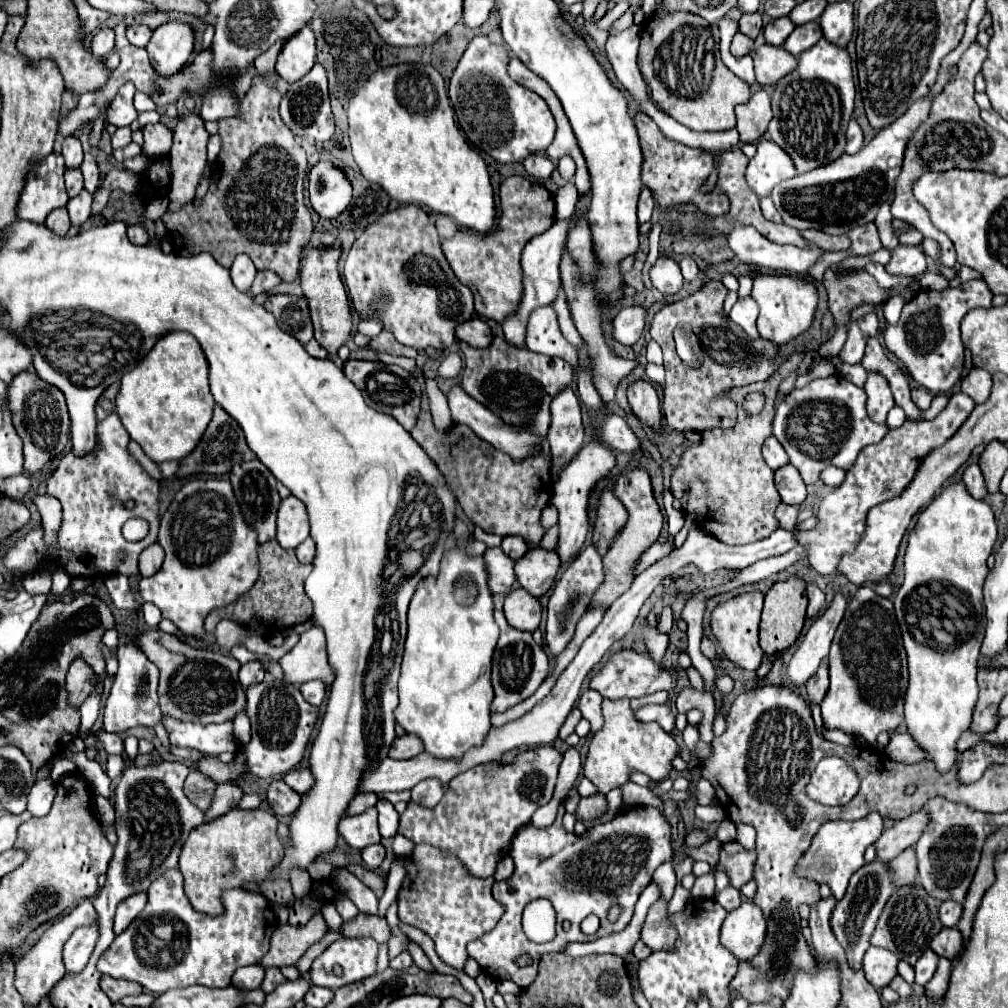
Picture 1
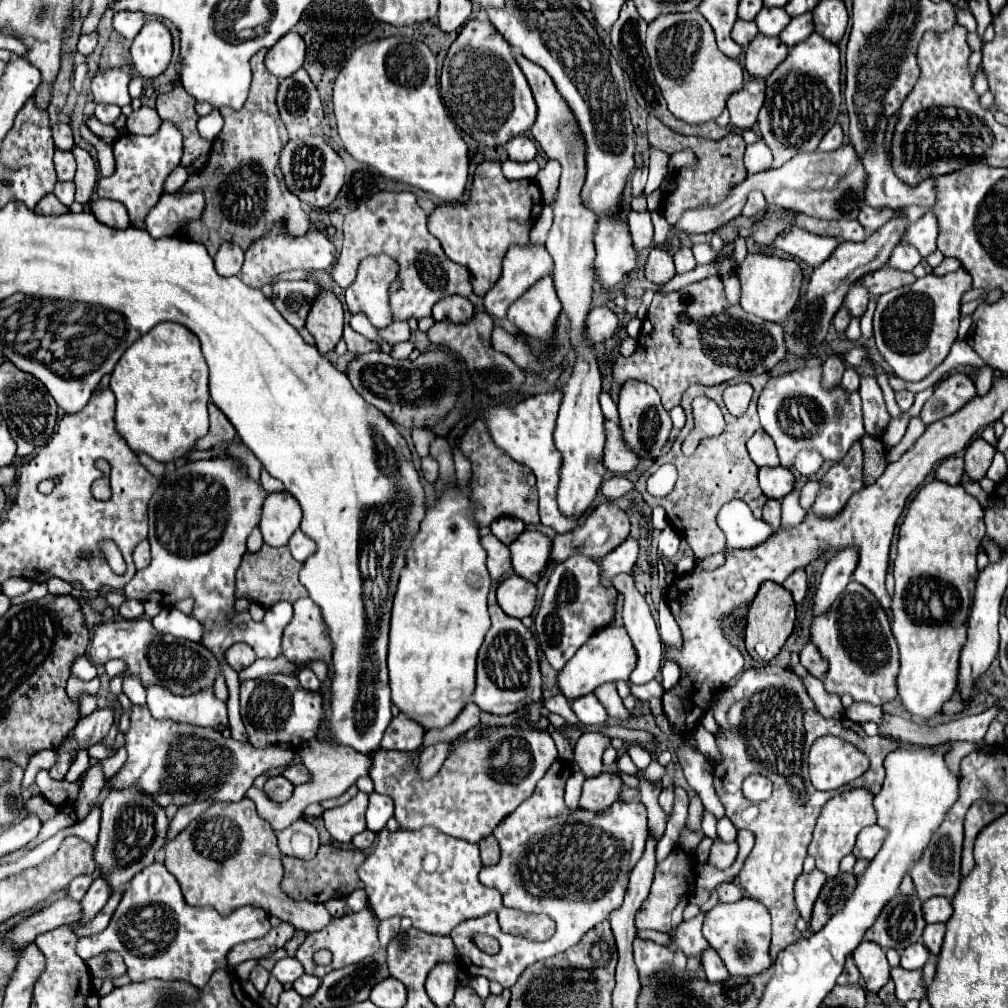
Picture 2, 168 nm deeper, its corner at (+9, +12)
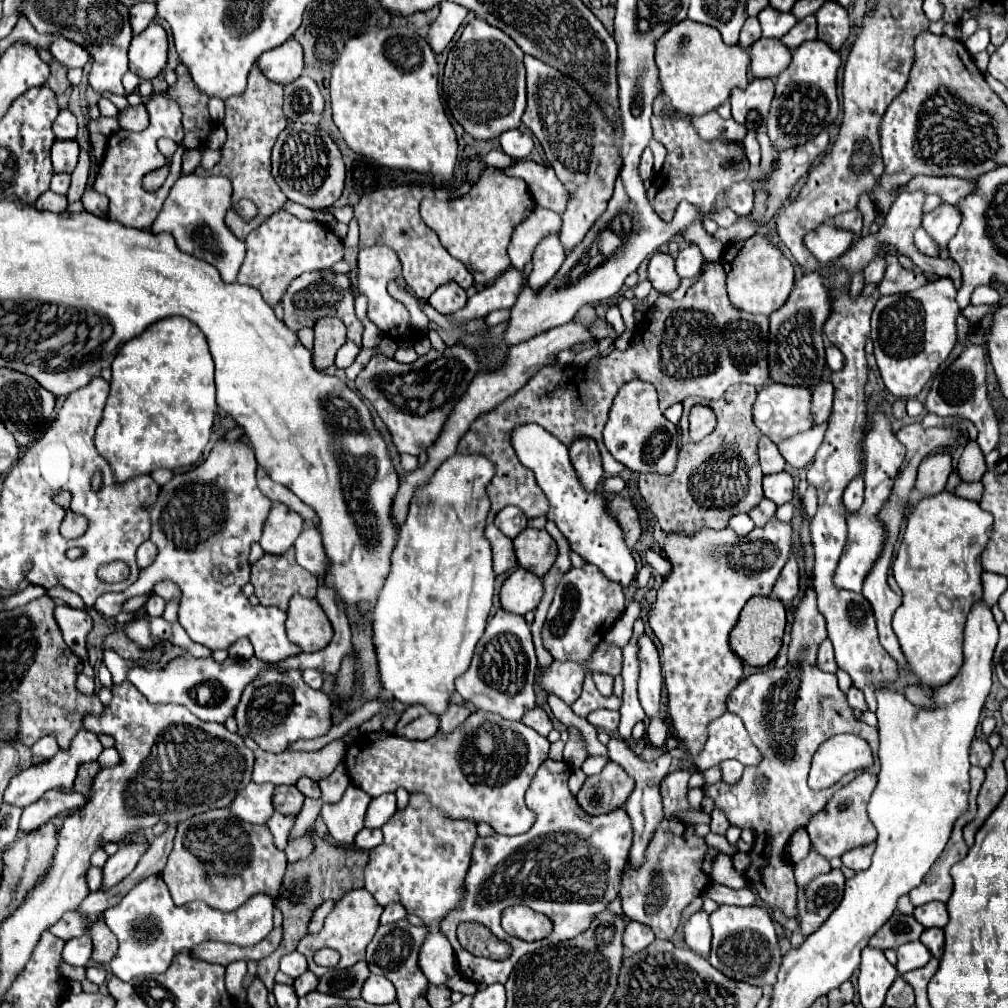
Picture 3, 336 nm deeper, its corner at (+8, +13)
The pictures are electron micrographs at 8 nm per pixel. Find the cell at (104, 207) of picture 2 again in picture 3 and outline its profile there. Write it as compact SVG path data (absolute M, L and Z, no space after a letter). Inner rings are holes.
M86 191L82 197L82 203L88 213L94 213L96 217L102 217L102 219L108 217L108 197L104 197L96 191Z

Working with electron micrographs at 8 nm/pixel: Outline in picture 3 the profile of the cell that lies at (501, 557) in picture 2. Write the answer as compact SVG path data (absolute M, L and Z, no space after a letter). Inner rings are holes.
M494 525L486 527L486 539L492 545L492 559L494 559L494 573L504 575L510 573L512 569L518 567L518 561L514 557L514 547L512 539L508 539L500 529Z

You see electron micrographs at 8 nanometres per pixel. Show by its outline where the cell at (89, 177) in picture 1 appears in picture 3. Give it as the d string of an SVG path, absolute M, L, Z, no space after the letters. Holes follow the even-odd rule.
M91 150L80 151L80 159L78 159L78 165L72 173L72 187L66 195L68 203L74 203L74 201L80 201L84 191L86 191L86 183L88 183L88 177L90 174L90 155Z

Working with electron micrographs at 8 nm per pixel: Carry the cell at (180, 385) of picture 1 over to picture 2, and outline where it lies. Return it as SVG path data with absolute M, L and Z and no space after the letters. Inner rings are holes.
M171 322L157 324L125 350L123 358L117 362L111 374L111 390L117 398L117 408L115 408L117 432L123 436L123 440L133 452L143 452L151 458L157 458L157 462L167 464L177 458L183 458L195 448L195 442L203 438L203 434L207 434L209 430L207 380L209 380L209 368L201 354L197 336L187 328L183 328L183 324L171 324Z

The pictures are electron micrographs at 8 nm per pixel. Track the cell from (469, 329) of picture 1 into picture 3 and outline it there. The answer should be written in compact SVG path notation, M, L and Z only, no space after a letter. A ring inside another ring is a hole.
M444 283L440 285L440 289L436 289L436 293L432 293L432 297L428 299L428 303L438 311L438 313L444 313L444 315L452 315L460 309L464 309L466 305L466 291L456 285L456 283Z

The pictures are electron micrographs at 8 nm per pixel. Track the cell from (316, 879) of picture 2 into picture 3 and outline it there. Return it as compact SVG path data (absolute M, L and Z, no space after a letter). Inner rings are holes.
M314 837L314 843L316 843L316 849L308 859L288 863L286 875L284 875L284 881L282 881L280 901L276 901L276 905L280 907L280 911L284 915L284 939L282 939L280 947L270 957L258 961L258 975L266 983L268 991L272 991L274 985L276 985L274 975L278 973L280 957L296 951L298 941L308 931L308 923L310 923L310 917L312 917L314 909L318 909L326 899L336 899L336 897L340 899L348 891L364 887L362 871L368 863L368 853L366 851L348 849L348 847L340 847L340 845L328 845L324 839L318 839L318 837Z

